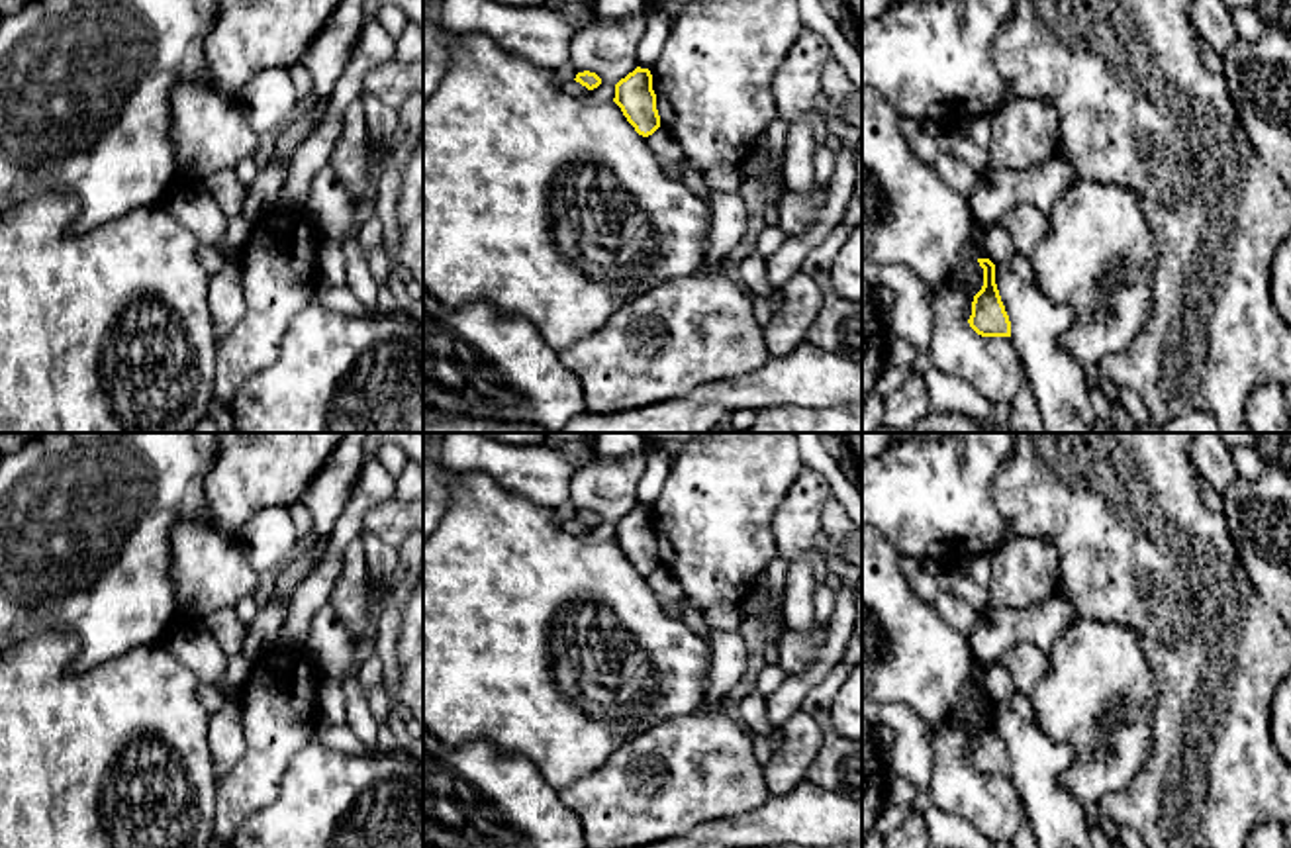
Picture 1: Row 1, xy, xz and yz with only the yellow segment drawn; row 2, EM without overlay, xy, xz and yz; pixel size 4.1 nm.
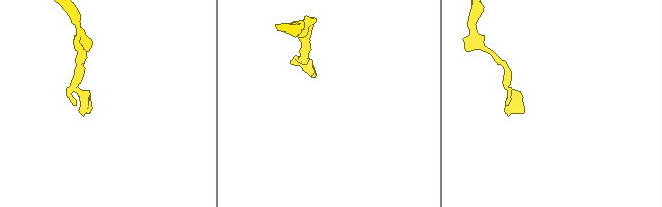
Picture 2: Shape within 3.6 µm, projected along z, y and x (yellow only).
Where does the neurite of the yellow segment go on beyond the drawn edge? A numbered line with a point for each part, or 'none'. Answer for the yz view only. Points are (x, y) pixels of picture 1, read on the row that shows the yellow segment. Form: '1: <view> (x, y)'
none

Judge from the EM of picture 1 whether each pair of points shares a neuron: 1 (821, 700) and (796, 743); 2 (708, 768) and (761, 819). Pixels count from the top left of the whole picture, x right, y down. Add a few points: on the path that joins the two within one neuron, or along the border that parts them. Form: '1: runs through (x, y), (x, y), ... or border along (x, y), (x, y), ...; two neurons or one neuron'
1: border along (802, 709), (821, 729), (821, 745), (812, 760); two neurons
2: border along (770, 796), (751, 809), (708, 821); two neurons

